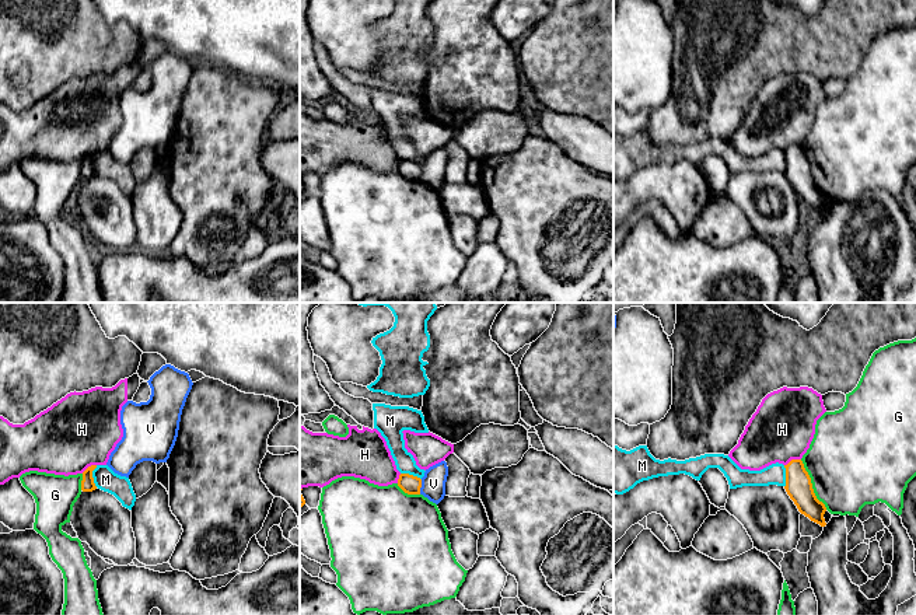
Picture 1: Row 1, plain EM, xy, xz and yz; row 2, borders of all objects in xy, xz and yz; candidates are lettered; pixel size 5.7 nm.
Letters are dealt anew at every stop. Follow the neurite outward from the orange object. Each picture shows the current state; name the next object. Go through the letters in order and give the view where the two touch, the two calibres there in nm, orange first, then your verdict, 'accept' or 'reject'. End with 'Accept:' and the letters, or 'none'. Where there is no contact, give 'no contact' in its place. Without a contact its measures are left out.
G: meets orange in yz; 150 nm thick on the orange side, 480 nm on the other; reject
H: meets orange in yz; 150 nm thick on the orange side, 360 nm on the other; reject
M: meets orange in xy; 80 nm thick on the orange side, 130 nm on the other; reject
V: meets orange in xz; 110 nm thick on the orange side, 140 nm on the other; reject
Accept: none

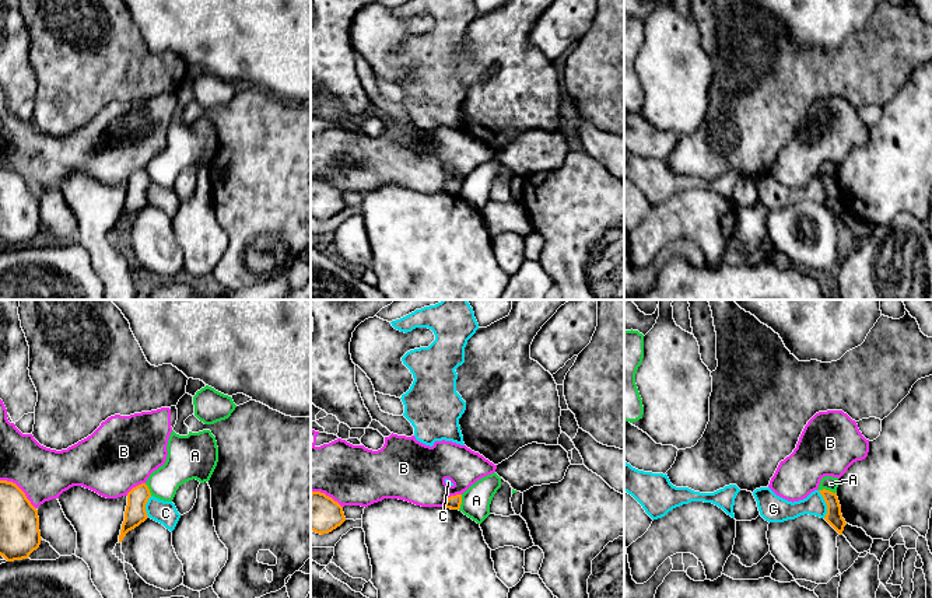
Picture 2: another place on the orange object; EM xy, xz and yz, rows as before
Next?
A: meets orange in yz; 90 nm thick on the orange side, 80 nm on the other; reject
B: meets orange in xz; 80 nm thick on the orange side, 340 nm on the other; reject
C: meets orange in yz; 90 nm thick on the orange side, 120 nm on the other; reject
Accept: none

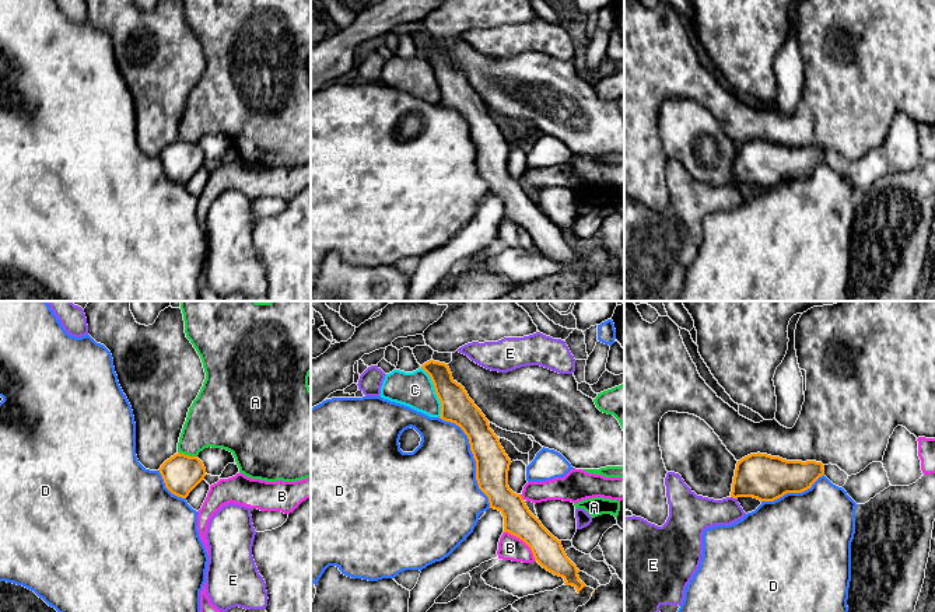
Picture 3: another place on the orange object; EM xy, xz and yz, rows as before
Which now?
A: meets orange in xy; 220 nm thick on the orange side, 300 nm on the other; accept
B: meets orange in xz; 170 nm thick on the orange side, 140 nm on the other; reject
C: meets orange in xz; 180 nm thick on the orange side, 200 nm on the other; reject
D: meets orange in xz; 190 nm thick on the orange side, 440 nm on the other; reject
E: meets orange in yz; 260 nm thick on the orange side, 220 nm on the other; reject
Accept: A

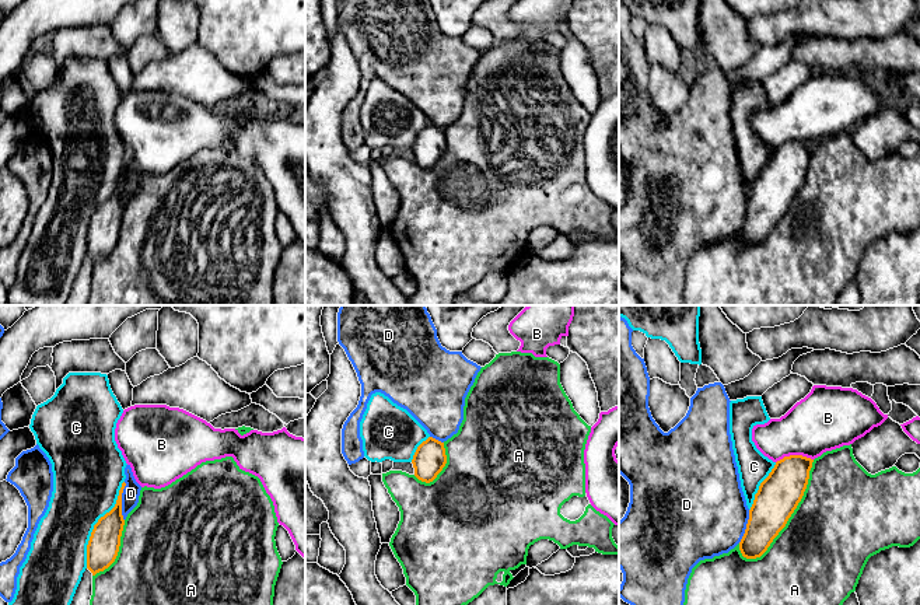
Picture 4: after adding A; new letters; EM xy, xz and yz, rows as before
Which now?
A: meets orange in yz; 240 nm thick on the orange side, 500 nm on the other; reject
B: meets orange in yz; 240 nm thick on the orange side, 340 nm on the other; reject
C: meets orange in xy; 180 nm thick on the orange side, 380 nm on the other; reject
D: meets orange in xy; 180 nm thick on the orange side, 100 nm on the other; reject
Accept: none

